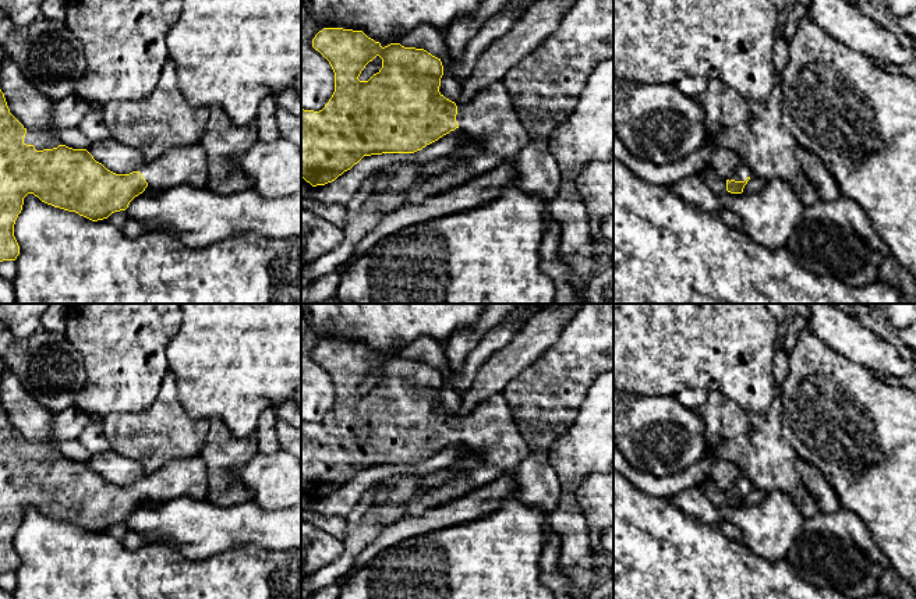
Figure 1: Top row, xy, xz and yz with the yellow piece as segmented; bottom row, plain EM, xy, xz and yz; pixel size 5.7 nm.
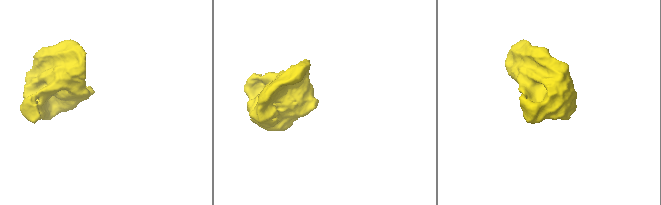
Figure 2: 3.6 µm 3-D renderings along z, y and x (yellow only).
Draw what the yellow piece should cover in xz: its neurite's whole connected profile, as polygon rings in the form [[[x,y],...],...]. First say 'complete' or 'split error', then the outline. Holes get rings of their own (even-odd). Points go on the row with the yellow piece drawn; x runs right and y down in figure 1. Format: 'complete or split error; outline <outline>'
split error; outline [[[323,28],[312,39],[312,47],[329,61],[335,72],[335,92],[325,107],[319,111],[301,109],[301,177],[312,187],[335,181],[364,156],[414,153],[459,127],[470,138],[482,141],[487,152],[503,160],[513,160],[530,139],[502,81],[488,85],[470,102],[457,106],[439,92],[443,75],[441,59],[424,49],[404,47],[400,43],[382,47],[362,31],[343,28]],[[376,56],[382,59],[382,68],[368,81],[360,81],[361,71]]]

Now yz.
split error; outline [[[742,163],[732,171],[729,178],[726,180],[726,191],[731,194],[742,194],[749,180],[749,167]]]

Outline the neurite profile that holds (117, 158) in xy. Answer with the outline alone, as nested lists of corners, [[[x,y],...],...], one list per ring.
[[[113,138],[95,142],[86,150],[96,162],[116,174],[130,174],[145,164],[142,155],[137,149],[125,146]]]

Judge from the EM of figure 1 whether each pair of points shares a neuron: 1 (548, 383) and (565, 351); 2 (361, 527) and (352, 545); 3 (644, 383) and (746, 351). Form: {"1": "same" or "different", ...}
{"1": "same", "2": "same", "3": "same"}

